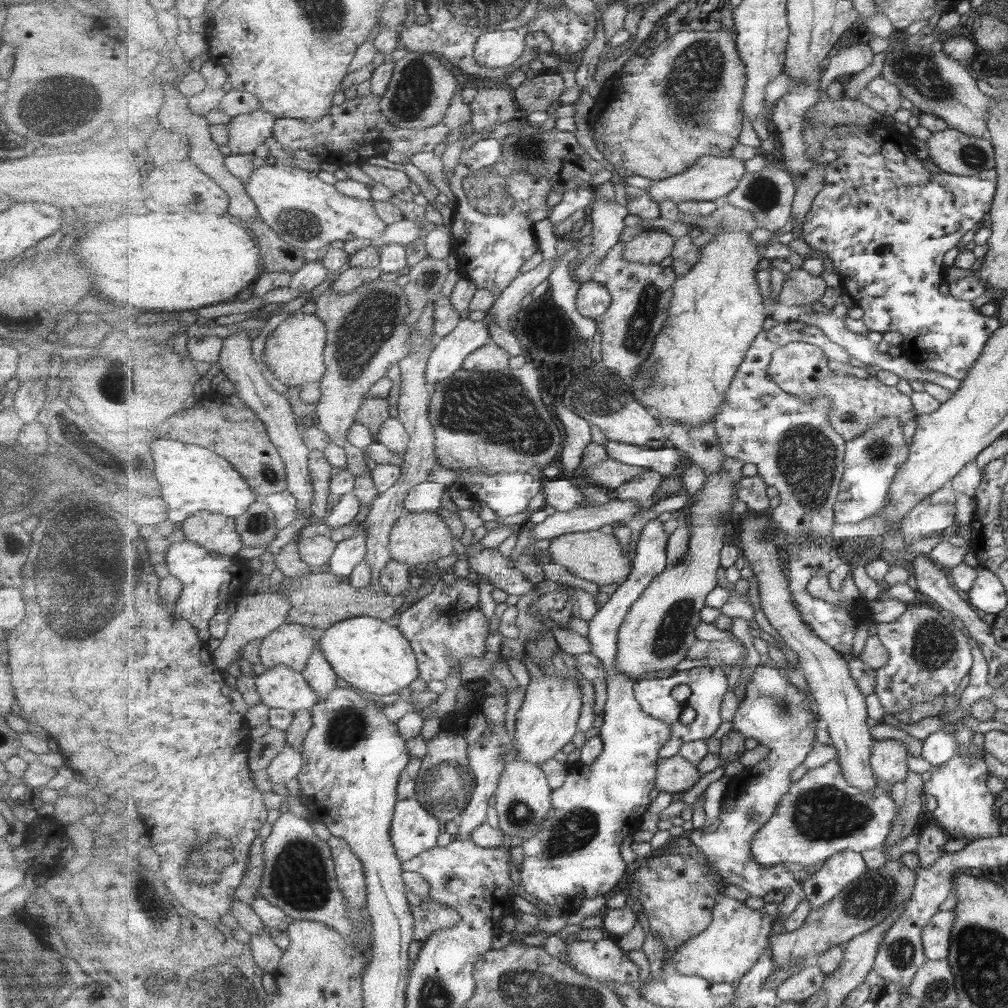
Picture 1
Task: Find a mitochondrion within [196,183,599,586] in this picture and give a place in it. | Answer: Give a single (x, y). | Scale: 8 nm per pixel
(478, 406)

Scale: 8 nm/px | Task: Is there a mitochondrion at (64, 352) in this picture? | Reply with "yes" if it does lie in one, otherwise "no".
no

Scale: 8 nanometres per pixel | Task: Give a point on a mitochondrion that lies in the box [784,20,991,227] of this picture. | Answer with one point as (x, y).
(915, 69)

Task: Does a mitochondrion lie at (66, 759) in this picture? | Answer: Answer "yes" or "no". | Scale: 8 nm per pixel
no

